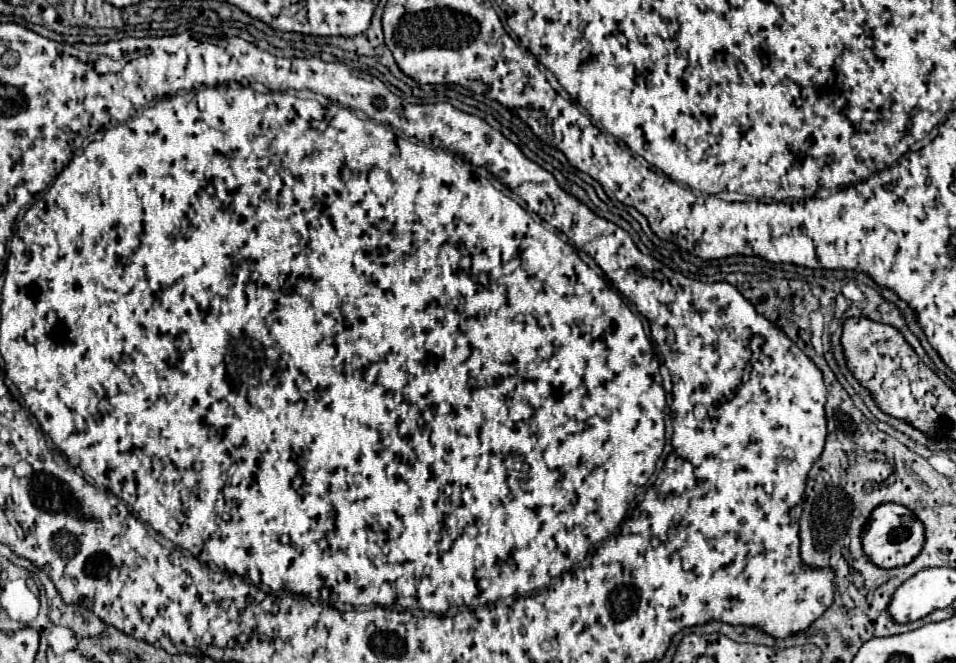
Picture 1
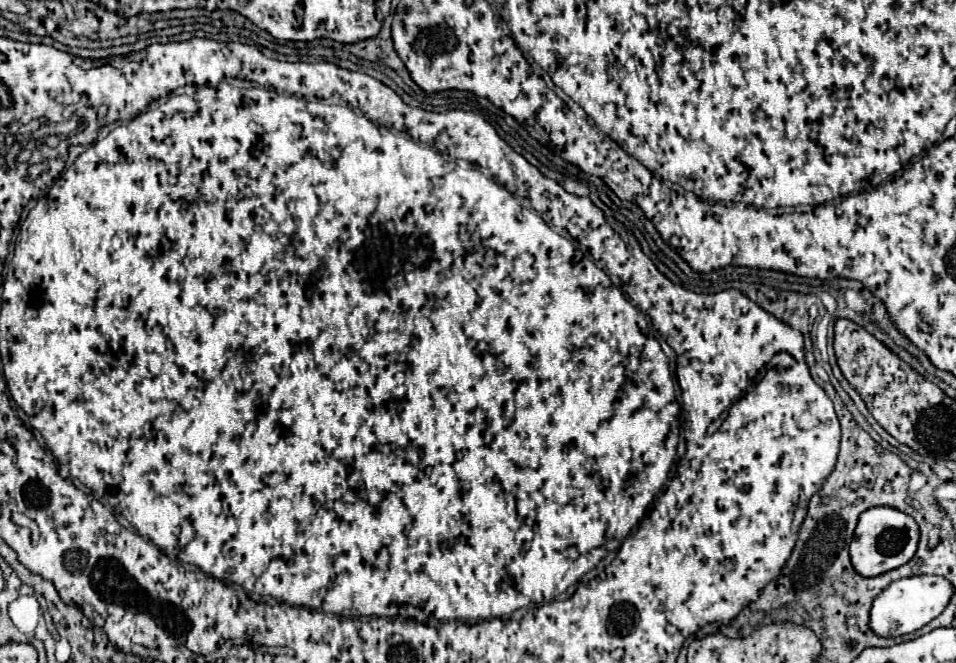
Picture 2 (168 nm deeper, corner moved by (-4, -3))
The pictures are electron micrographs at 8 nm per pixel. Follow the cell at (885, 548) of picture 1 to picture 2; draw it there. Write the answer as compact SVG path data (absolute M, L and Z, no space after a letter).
M877 506L877 508L865 510L859 516L859 524L855 528L855 536L849 546L851 564L863 576L869 576L869 578L879 576L907 564L915 556L917 544L919 544L919 526L911 516L907 516L897 508Z

